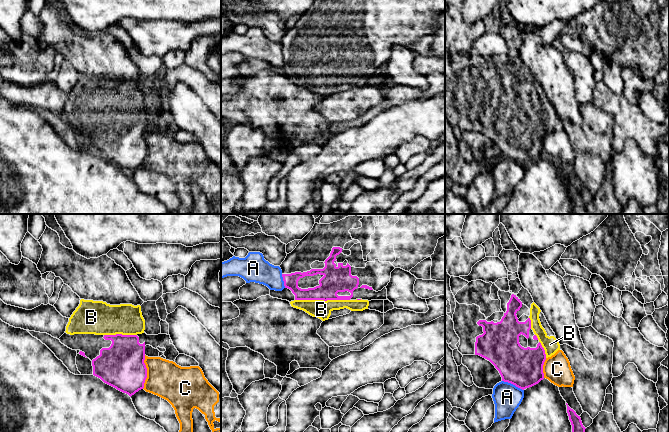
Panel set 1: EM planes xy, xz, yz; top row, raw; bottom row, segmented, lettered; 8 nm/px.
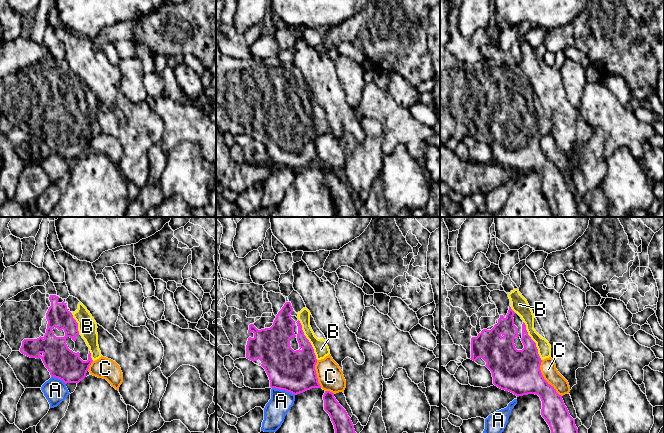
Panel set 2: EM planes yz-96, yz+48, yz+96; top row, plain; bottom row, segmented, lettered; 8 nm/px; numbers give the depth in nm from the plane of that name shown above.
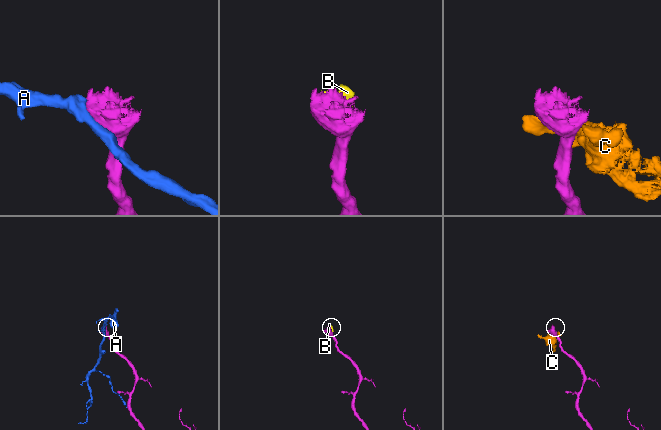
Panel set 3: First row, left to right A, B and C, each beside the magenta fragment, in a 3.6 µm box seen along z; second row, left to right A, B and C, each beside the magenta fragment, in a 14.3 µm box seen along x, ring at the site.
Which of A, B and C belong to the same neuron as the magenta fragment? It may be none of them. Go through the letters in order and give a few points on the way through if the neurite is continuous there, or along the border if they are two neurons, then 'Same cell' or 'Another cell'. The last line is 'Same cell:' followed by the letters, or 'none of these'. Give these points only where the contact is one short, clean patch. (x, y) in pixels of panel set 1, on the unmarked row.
A: Another cell
B: Same cell
C: Another cell
Same cell: B

